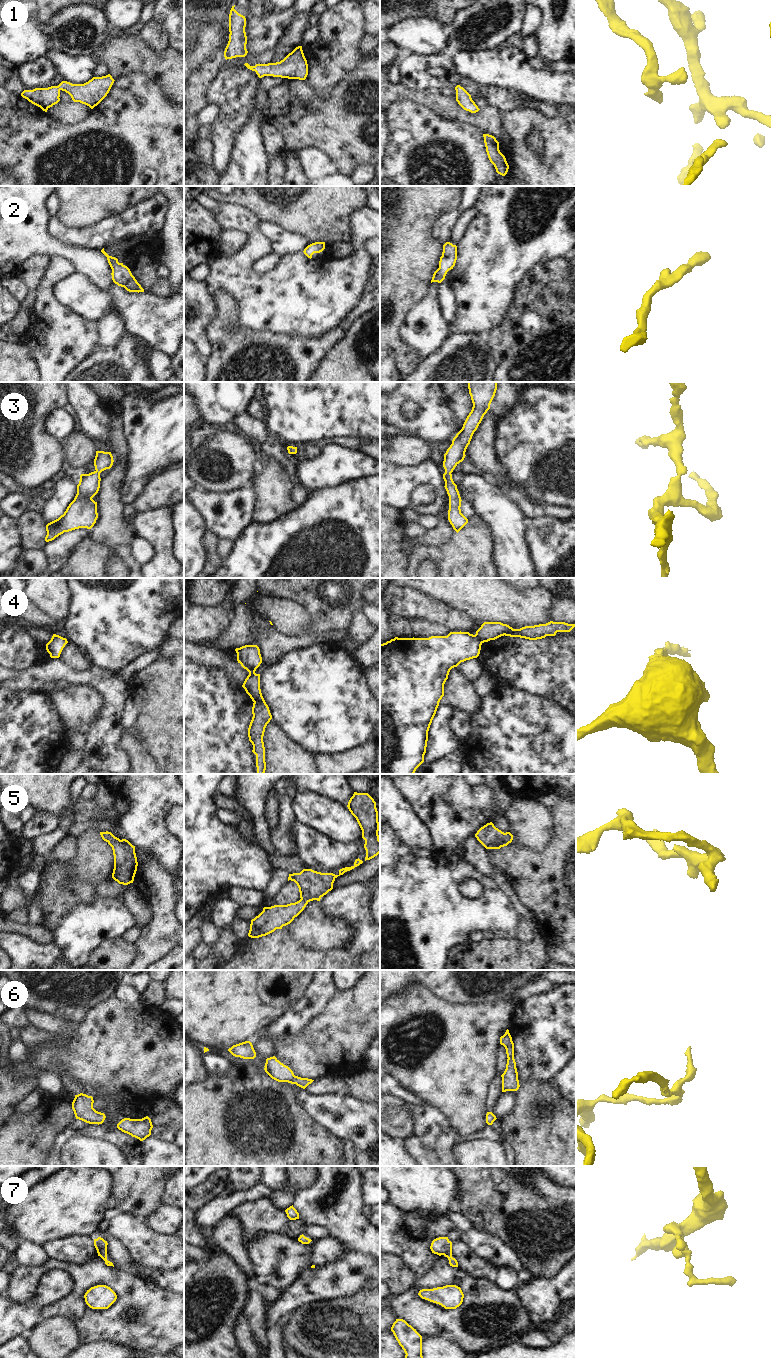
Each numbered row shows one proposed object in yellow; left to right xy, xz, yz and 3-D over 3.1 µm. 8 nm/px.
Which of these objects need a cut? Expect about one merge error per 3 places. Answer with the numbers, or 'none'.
4

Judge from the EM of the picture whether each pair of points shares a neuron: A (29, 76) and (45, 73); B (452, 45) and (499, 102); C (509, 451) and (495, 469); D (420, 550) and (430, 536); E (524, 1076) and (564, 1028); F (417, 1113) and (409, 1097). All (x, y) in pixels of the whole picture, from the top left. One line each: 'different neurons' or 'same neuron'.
A: same neuron
B: different neurons
C: different neurons
D: different neurons
E: same neuron
F: different neurons

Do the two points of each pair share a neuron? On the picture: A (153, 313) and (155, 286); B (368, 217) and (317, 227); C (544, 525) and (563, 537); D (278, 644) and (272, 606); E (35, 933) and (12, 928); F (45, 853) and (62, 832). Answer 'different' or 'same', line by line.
A: different
B: different
C: same
D: different
E: same
F: same

